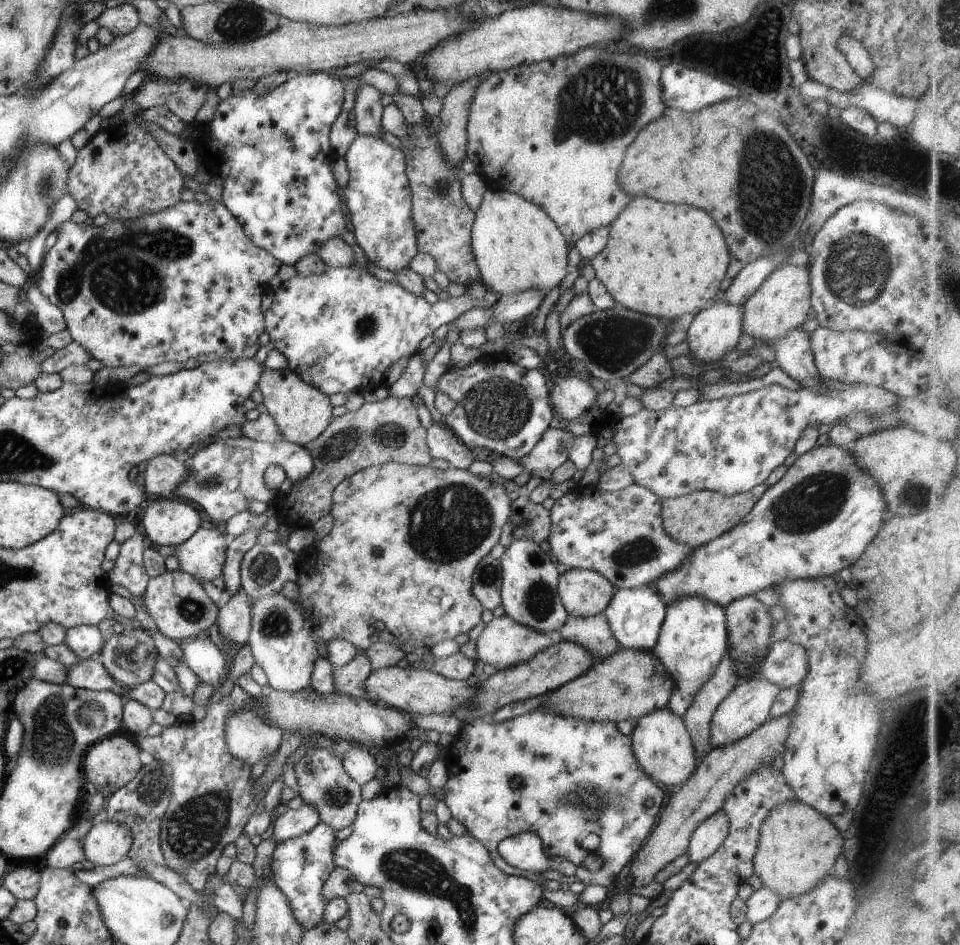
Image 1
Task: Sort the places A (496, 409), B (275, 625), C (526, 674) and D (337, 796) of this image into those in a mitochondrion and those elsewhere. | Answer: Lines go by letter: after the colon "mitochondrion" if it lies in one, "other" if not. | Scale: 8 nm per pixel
A: mitochondrion
B: mitochondrion
C: other
D: mitochondrion

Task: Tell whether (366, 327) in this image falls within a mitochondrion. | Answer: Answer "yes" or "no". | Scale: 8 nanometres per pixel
yes

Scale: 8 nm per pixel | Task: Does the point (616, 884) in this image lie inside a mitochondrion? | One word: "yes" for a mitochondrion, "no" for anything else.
no

